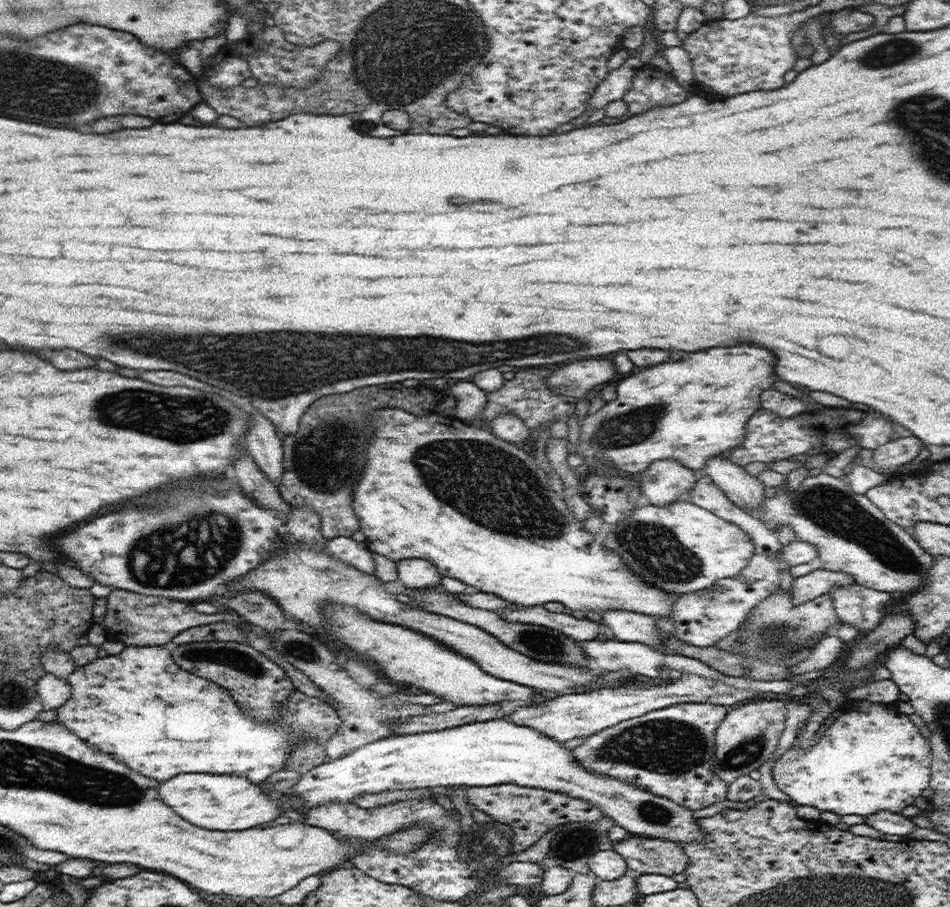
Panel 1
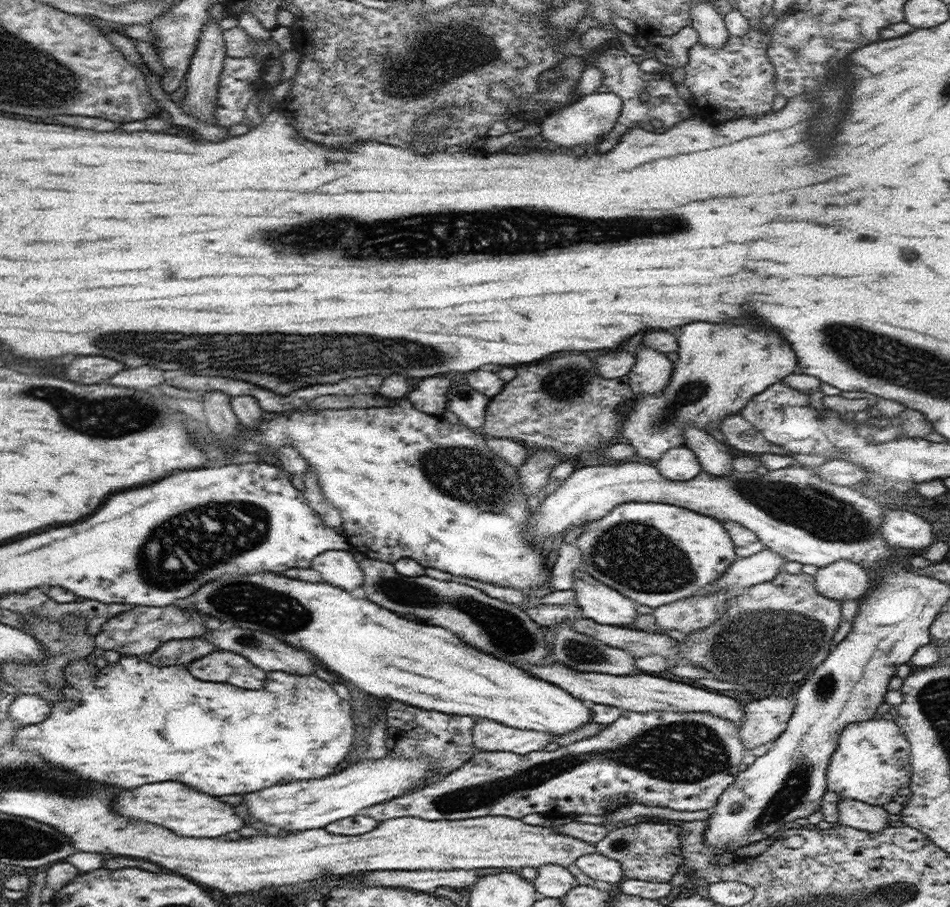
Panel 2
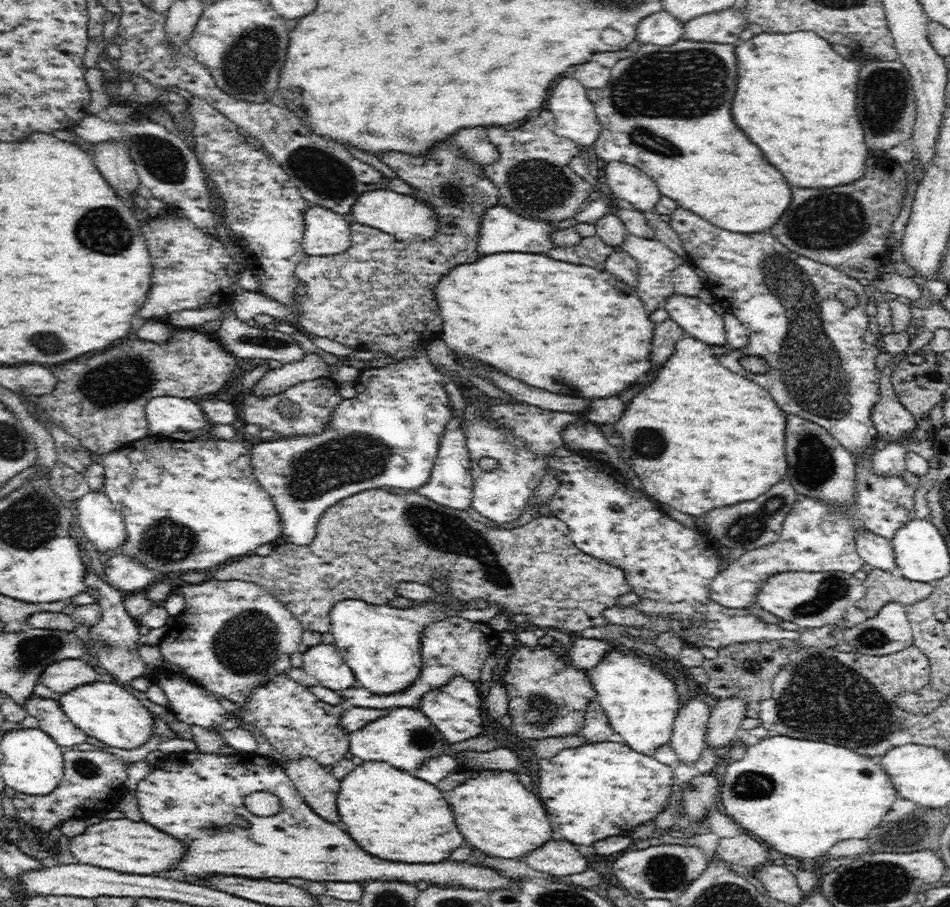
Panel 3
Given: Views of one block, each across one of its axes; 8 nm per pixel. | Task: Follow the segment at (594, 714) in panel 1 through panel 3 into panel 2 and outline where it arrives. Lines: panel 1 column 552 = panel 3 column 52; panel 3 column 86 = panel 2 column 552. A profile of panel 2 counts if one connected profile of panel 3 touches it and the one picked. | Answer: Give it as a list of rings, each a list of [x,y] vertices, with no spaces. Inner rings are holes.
[[[488,718],[477,719],[472,732],[473,745],[479,751],[510,751],[516,754],[542,750],[556,735],[512,728]]]

